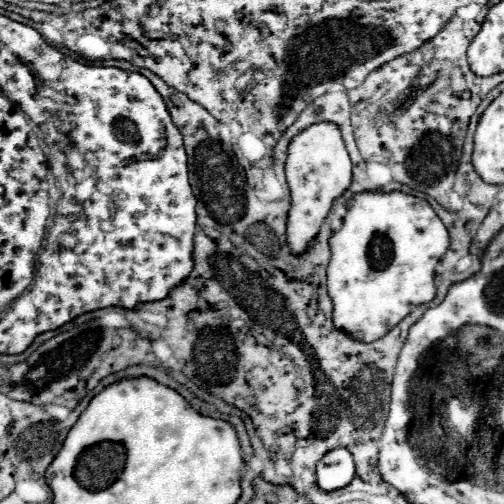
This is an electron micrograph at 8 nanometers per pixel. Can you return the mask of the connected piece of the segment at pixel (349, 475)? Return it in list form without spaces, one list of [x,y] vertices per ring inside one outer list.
[[[334,448],[322,456],[316,464],[318,486],[326,492],[344,488],[352,482],[356,472],[352,454],[346,448]]]

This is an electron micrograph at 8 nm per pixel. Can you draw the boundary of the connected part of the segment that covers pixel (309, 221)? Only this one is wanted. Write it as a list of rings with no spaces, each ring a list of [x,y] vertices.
[[[314,124],[302,130],[290,142],[286,178],[292,192],[292,208],[288,214],[288,246],[294,254],[300,254],[318,234],[334,198],[338,198],[352,180],[352,162],[336,124]]]

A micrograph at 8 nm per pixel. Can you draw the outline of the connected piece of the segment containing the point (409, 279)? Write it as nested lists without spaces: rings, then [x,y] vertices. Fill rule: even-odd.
[[[366,190],[354,194],[340,230],[332,232],[328,244],[332,252],[328,264],[328,294],[334,302],[334,326],[338,330],[358,330],[358,340],[374,342],[408,316],[412,306],[434,300],[436,264],[448,250],[450,238],[446,226],[424,198],[398,190]]]

